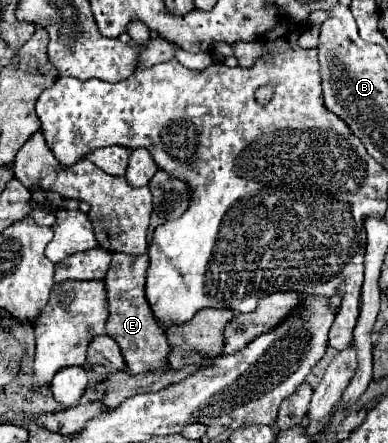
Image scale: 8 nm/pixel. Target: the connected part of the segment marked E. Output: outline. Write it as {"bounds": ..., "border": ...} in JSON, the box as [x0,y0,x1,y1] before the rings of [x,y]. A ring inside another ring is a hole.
{"bounds":[104,252,170,372],"border":[[[114,252],[104,280],[108,292],[108,312],[110,312],[106,322],[106,334],[112,336],[120,346],[120,352],[130,372],[146,372],[150,368],[162,368],[162,364],[166,364],[166,356],[170,350],[166,334],[160,328],[146,300],[144,288],[146,288],[148,264],[150,264],[148,254],[134,256],[134,254]]]}

